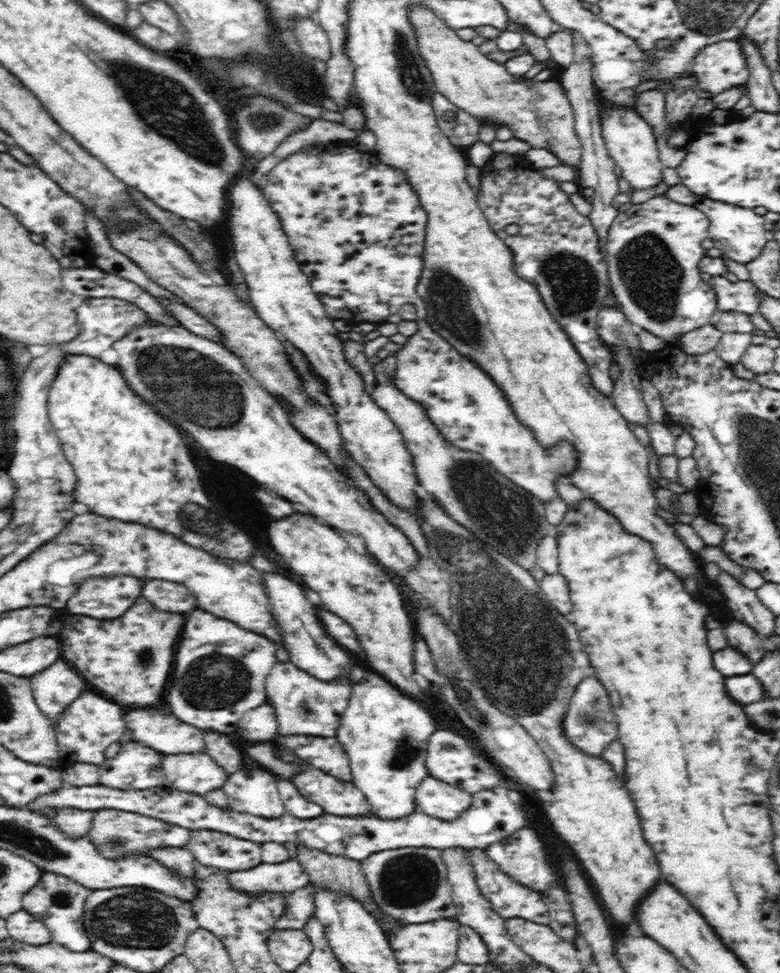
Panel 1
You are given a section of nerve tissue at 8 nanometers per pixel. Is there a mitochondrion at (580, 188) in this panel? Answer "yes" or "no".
no

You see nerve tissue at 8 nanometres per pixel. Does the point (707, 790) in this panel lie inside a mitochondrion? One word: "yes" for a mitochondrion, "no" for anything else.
no

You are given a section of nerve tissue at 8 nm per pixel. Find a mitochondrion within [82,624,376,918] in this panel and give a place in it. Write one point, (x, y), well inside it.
(215, 681)

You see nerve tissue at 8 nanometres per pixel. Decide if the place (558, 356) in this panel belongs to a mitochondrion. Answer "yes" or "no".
no

